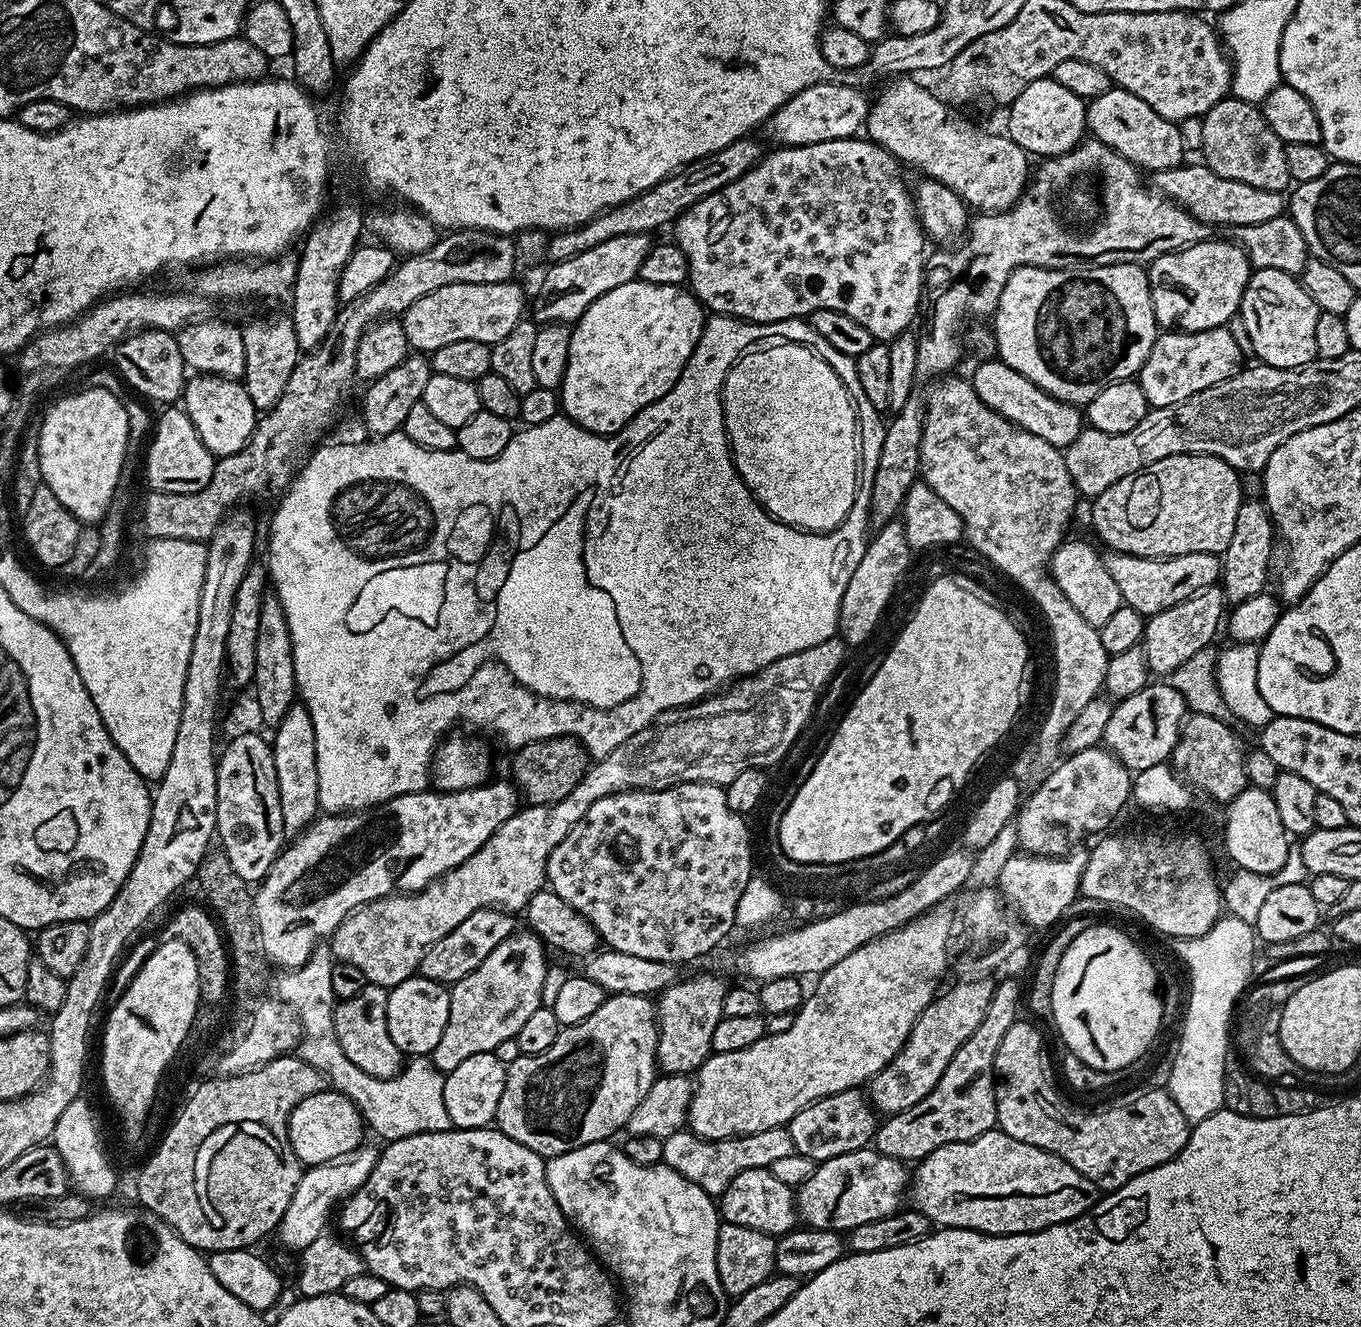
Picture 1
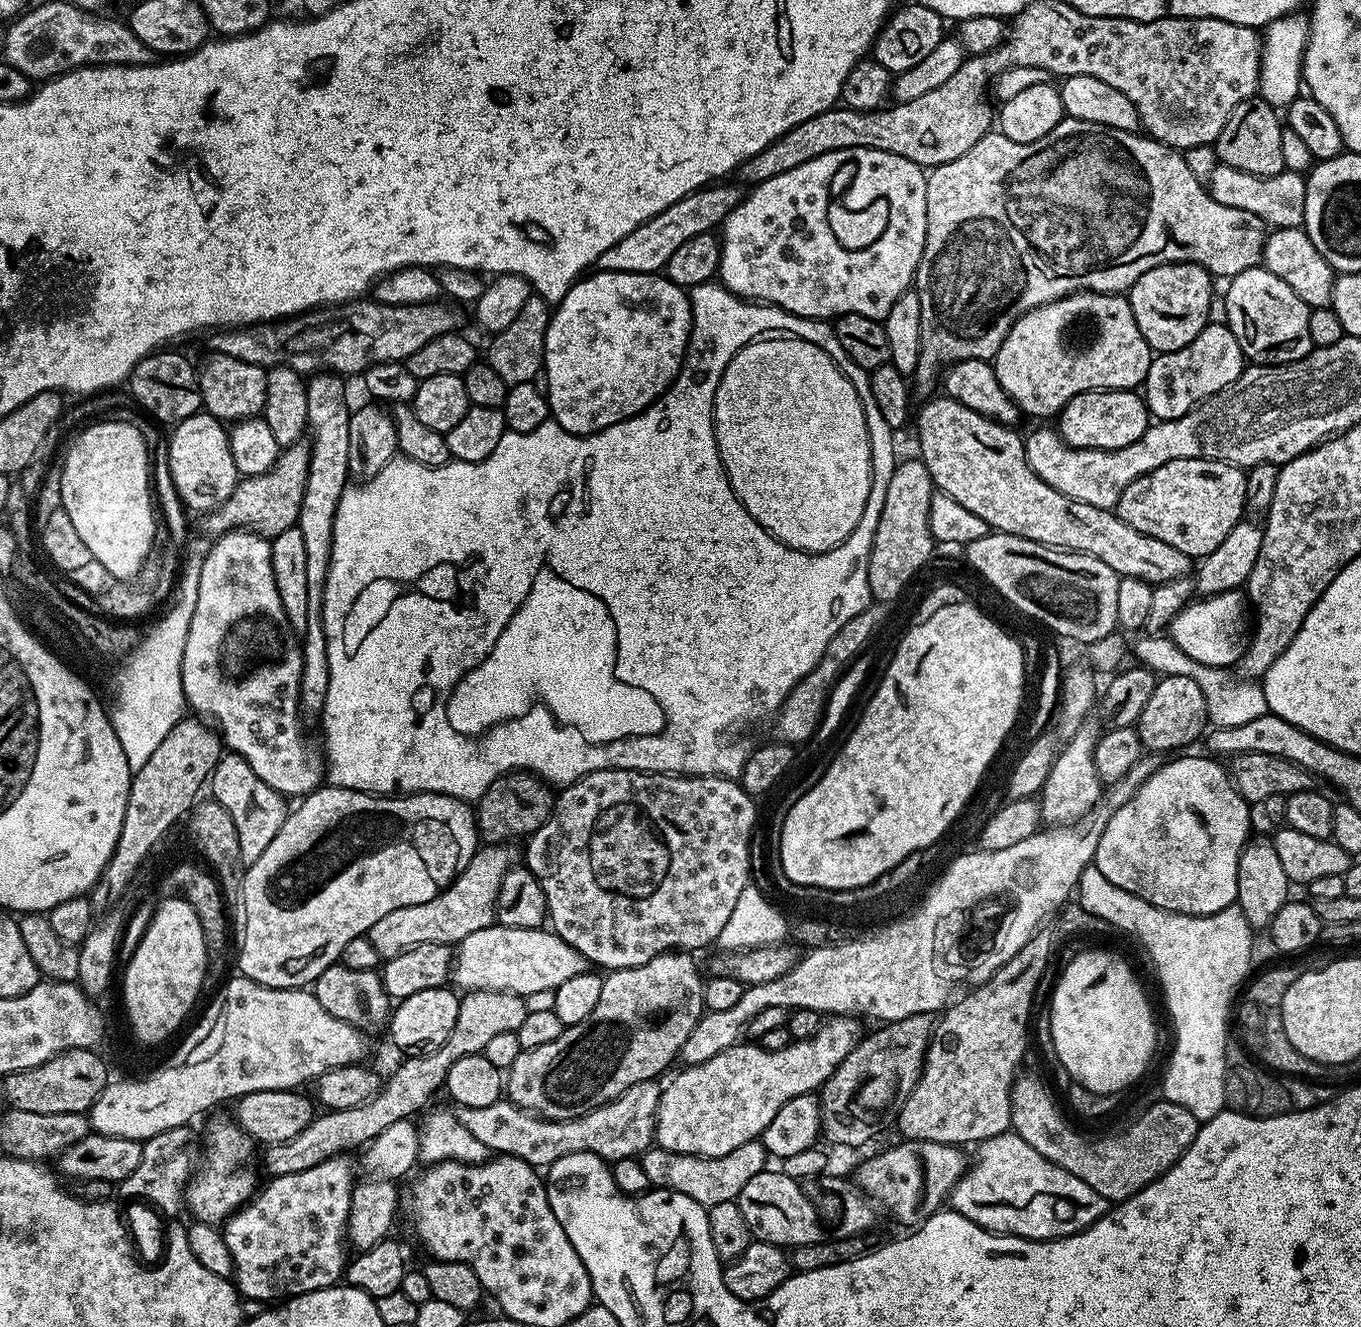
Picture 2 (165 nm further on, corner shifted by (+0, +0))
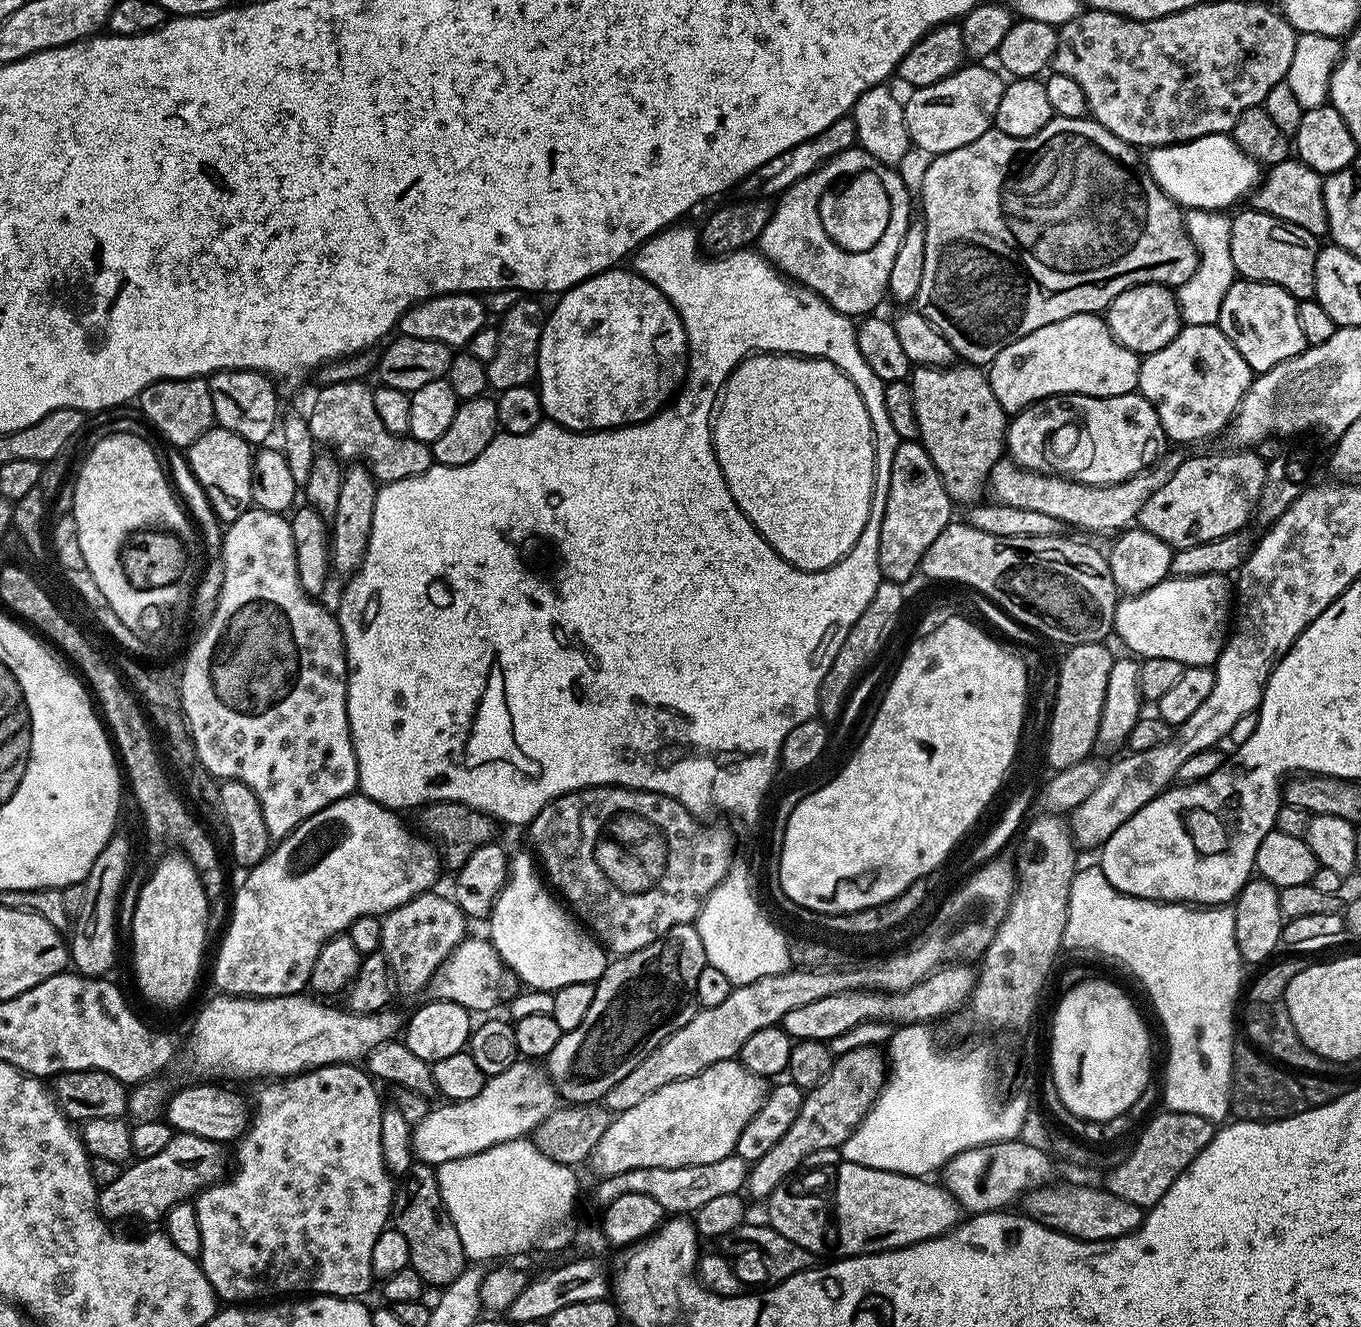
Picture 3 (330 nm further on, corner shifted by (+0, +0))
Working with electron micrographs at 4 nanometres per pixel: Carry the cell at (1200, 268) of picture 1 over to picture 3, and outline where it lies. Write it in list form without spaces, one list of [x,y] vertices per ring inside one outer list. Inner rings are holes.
[[[1139,284],[1118,294],[1118,298],[1108,303],[1106,319],[1116,341],[1141,357],[1162,350],[1162,346],[1170,343],[1182,327],[1177,293],[1163,284]]]

